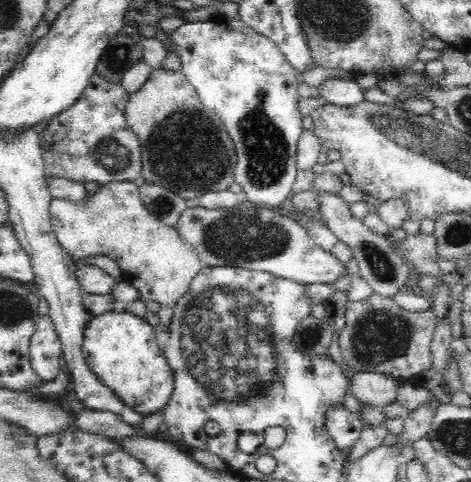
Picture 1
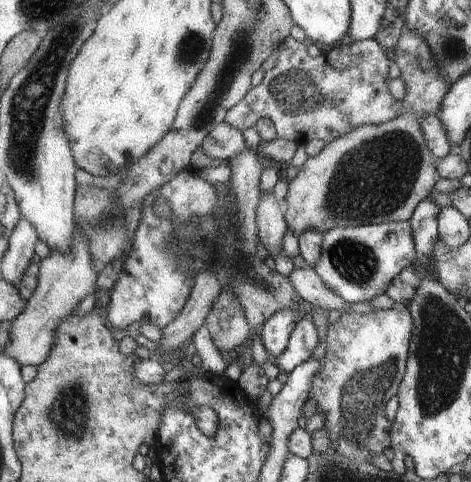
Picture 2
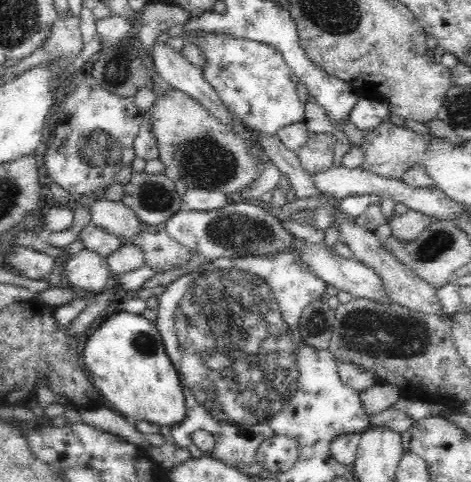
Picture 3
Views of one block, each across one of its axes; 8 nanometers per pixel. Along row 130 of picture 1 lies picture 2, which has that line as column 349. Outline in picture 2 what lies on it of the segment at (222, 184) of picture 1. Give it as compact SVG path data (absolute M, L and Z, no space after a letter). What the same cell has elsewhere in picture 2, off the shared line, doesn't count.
M407 24L401 26L401 34L393 46L395 58L393 62L399 68L399 80L405 84L405 94L401 104L405 108L403 114L387 120L385 124L361 124L347 134L337 136L325 144L325 148L303 162L297 176L287 186L287 196L283 200L285 208L285 222L289 224L287 230L295 234L295 238L303 230L317 230L325 232L329 228L345 228L345 226L359 226L359 224L381 224L381 222L409 222L413 212L417 212L417 204L429 198L433 186L437 182L437 160L425 146L425 132L421 132L421 116L435 116L441 112L441 100L449 94L451 82L435 70L435 56L429 50L425 38L421 38L415 30L409 30Z

